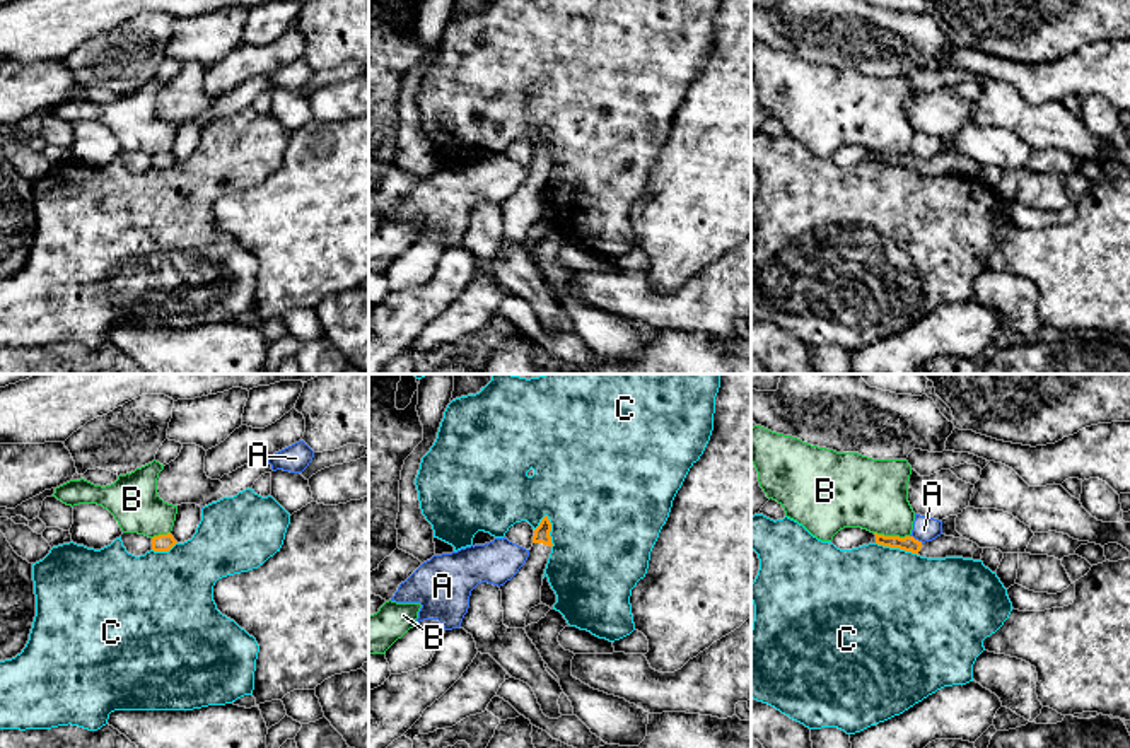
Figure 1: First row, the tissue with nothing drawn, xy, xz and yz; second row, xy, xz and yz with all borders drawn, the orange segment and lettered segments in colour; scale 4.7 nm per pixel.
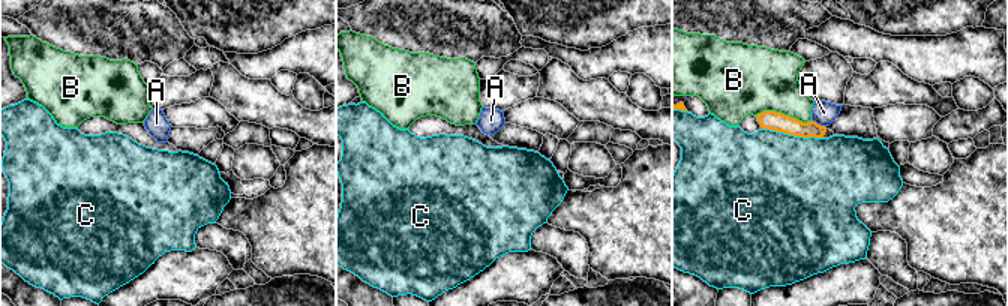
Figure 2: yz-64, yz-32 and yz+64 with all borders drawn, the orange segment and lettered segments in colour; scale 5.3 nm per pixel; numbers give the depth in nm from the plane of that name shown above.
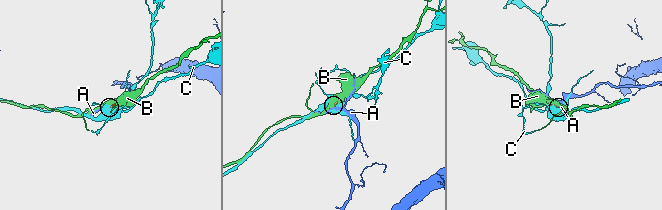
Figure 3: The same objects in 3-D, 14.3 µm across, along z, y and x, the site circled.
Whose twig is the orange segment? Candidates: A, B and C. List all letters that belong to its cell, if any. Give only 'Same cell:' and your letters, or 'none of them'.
Same cell: none of them

